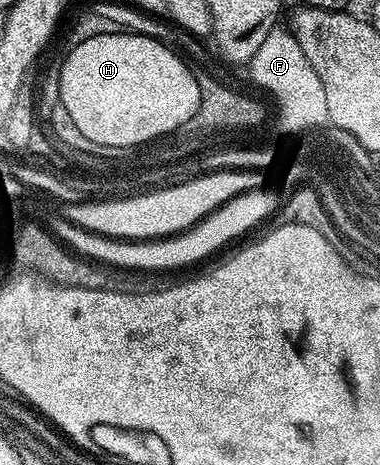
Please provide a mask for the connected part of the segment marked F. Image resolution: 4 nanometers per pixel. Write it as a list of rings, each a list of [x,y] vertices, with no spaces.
[[[277,28],[262,40],[258,52],[254,52],[250,63],[252,78],[265,90],[272,94],[276,106],[280,109],[279,129],[286,133],[312,132],[323,127],[328,122],[328,109],[326,108],[326,92],[322,80],[318,80],[318,72],[306,58],[306,52],[292,35],[291,29]]]

